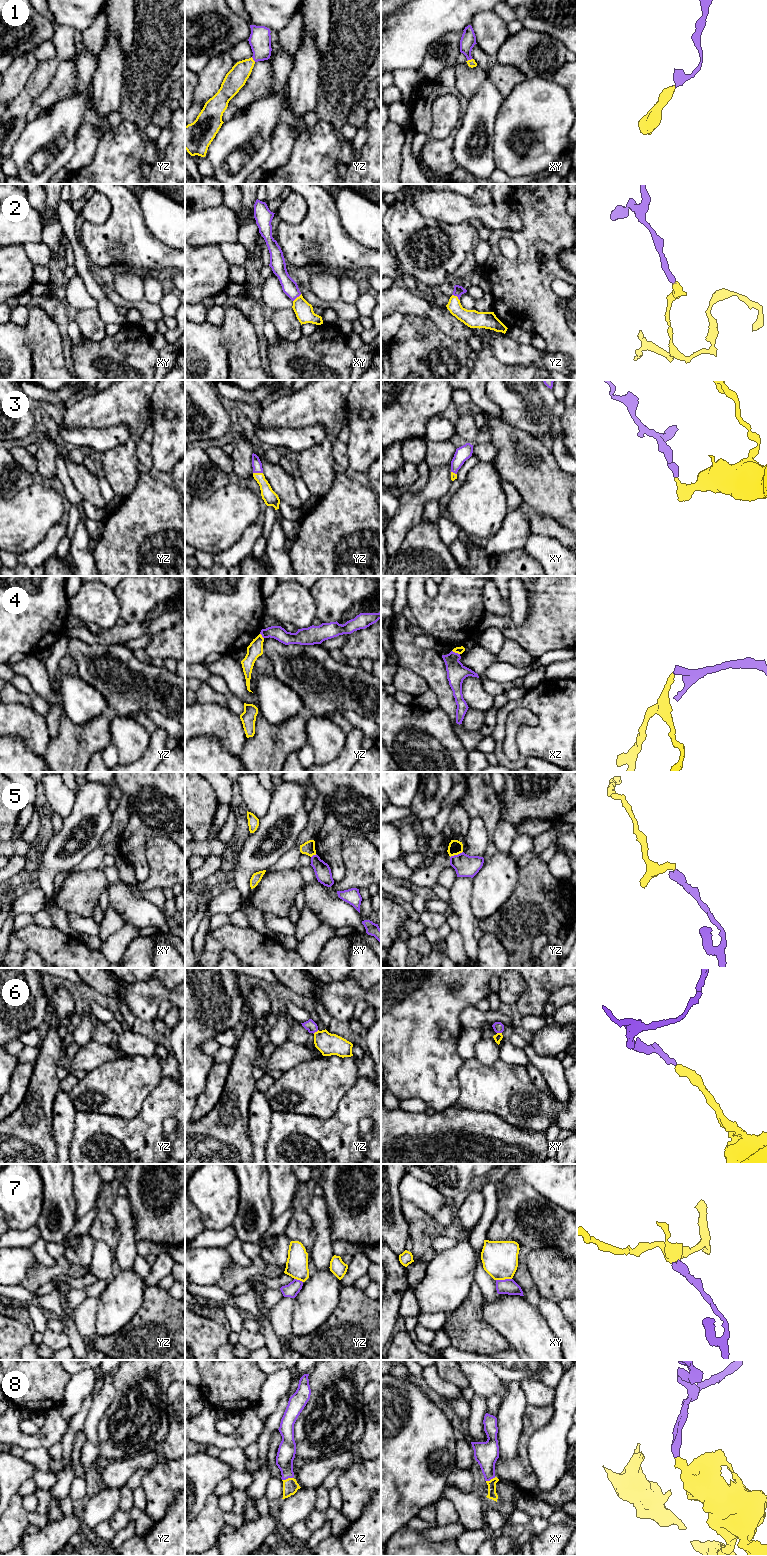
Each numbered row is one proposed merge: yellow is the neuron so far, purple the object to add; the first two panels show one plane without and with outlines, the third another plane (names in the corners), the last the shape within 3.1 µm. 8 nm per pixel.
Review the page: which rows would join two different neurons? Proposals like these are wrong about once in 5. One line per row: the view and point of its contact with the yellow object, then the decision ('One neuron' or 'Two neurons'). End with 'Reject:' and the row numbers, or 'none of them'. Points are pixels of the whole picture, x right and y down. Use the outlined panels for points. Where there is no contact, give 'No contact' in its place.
1: Touches yellow at xy (469, 60). One neuron
2: Touches yellow at yz (456, 296). One neuron
3: Touches yellow at yz (258, 473). One neuron
4: Touches yellow at xz (456, 652). Two neurons
5: Touches yellow at yz (456, 854). Two neurons
6: Touches yellow at yz (315, 1032). One neuron
7: Touches yellow at xy (503, 1279). Two neurons
8: Touches yellow at yz (288, 1478). One neuron
Reject: 4, 5, 7

